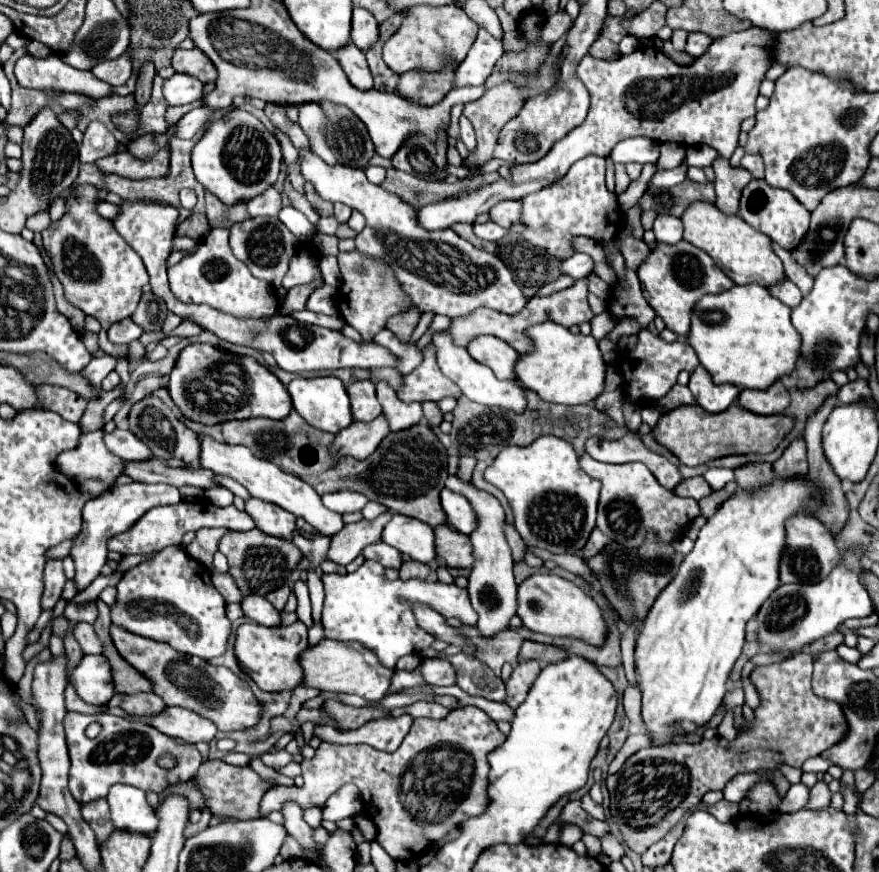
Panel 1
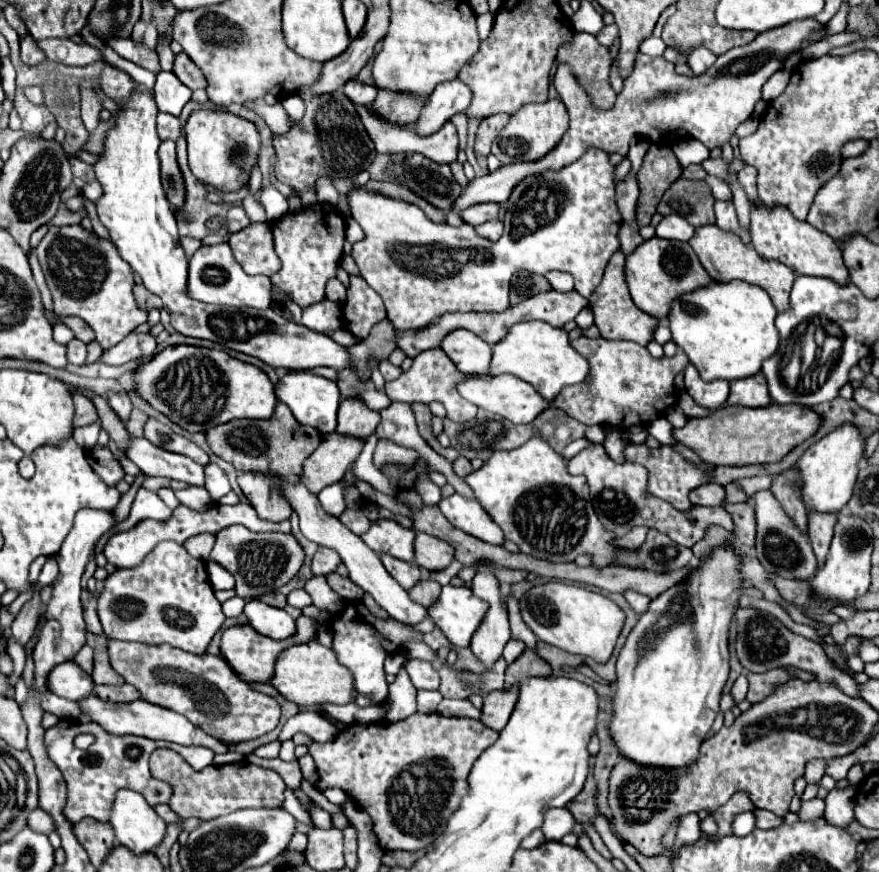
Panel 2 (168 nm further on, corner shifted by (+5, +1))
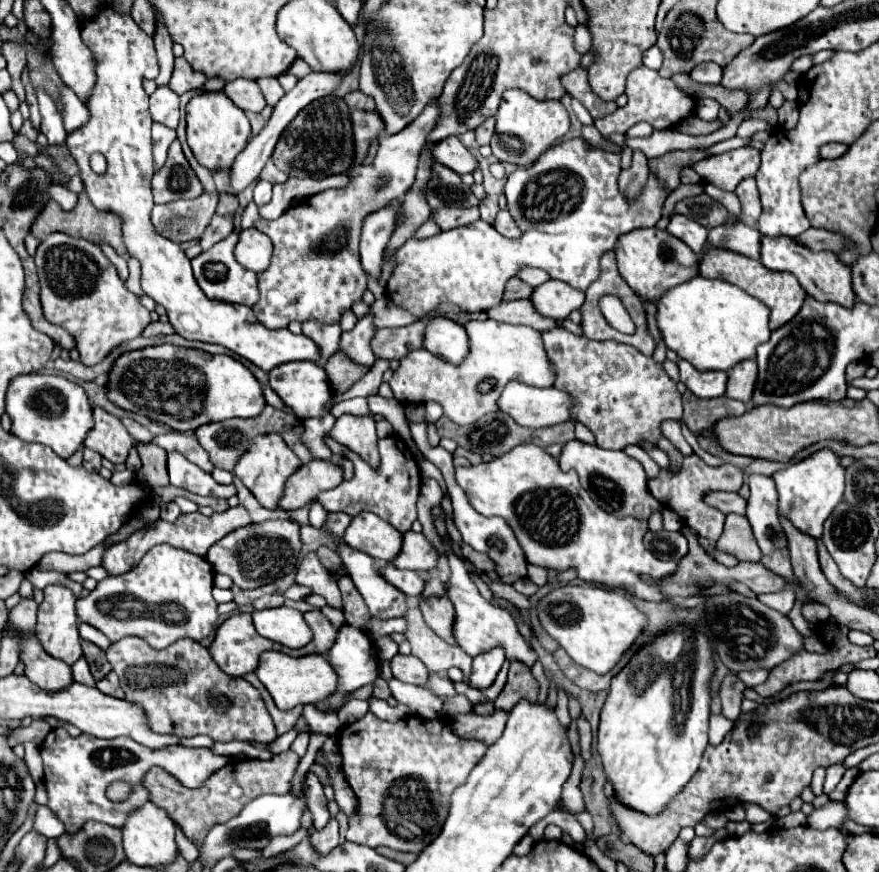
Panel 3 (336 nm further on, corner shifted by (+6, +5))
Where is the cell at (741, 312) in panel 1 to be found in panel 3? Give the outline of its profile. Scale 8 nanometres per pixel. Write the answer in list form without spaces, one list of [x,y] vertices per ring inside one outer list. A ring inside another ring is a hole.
[[[694,277],[658,299],[658,327],[668,349],[690,361],[698,371],[730,371],[736,363],[756,359],[756,347],[770,339],[770,309],[722,279]]]

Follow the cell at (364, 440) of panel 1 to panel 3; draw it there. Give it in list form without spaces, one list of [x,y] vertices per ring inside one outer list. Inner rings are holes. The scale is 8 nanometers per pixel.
[[[312,459],[302,465],[286,483],[286,493],[282,495],[282,509],[298,509],[312,503],[318,493],[338,487],[342,481],[342,467],[334,461]]]

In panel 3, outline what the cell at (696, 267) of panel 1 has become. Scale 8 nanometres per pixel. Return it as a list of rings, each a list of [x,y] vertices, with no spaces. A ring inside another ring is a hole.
[[[656,227],[634,229],[622,235],[614,247],[614,253],[620,275],[630,285],[630,289],[642,297],[642,301],[658,301],[668,289],[698,275],[698,255],[694,255],[694,251],[684,241]]]

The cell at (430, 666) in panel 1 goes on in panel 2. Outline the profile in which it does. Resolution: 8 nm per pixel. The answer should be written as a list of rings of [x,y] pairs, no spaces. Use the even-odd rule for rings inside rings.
[[[407,659],[405,671],[415,685],[415,689],[437,689],[439,687],[439,673],[429,661],[419,659]]]

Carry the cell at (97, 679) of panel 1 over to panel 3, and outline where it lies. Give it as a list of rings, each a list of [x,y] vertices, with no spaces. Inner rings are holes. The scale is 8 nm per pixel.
[[[4,631],[6,635],[20,635],[22,639],[22,661],[26,665],[24,675],[36,683],[40,689],[44,691],[64,691],[74,683],[72,677],[72,667],[64,665],[64,661],[58,661],[50,655],[46,655],[46,651],[38,645],[38,639],[26,637],[20,631]]]

